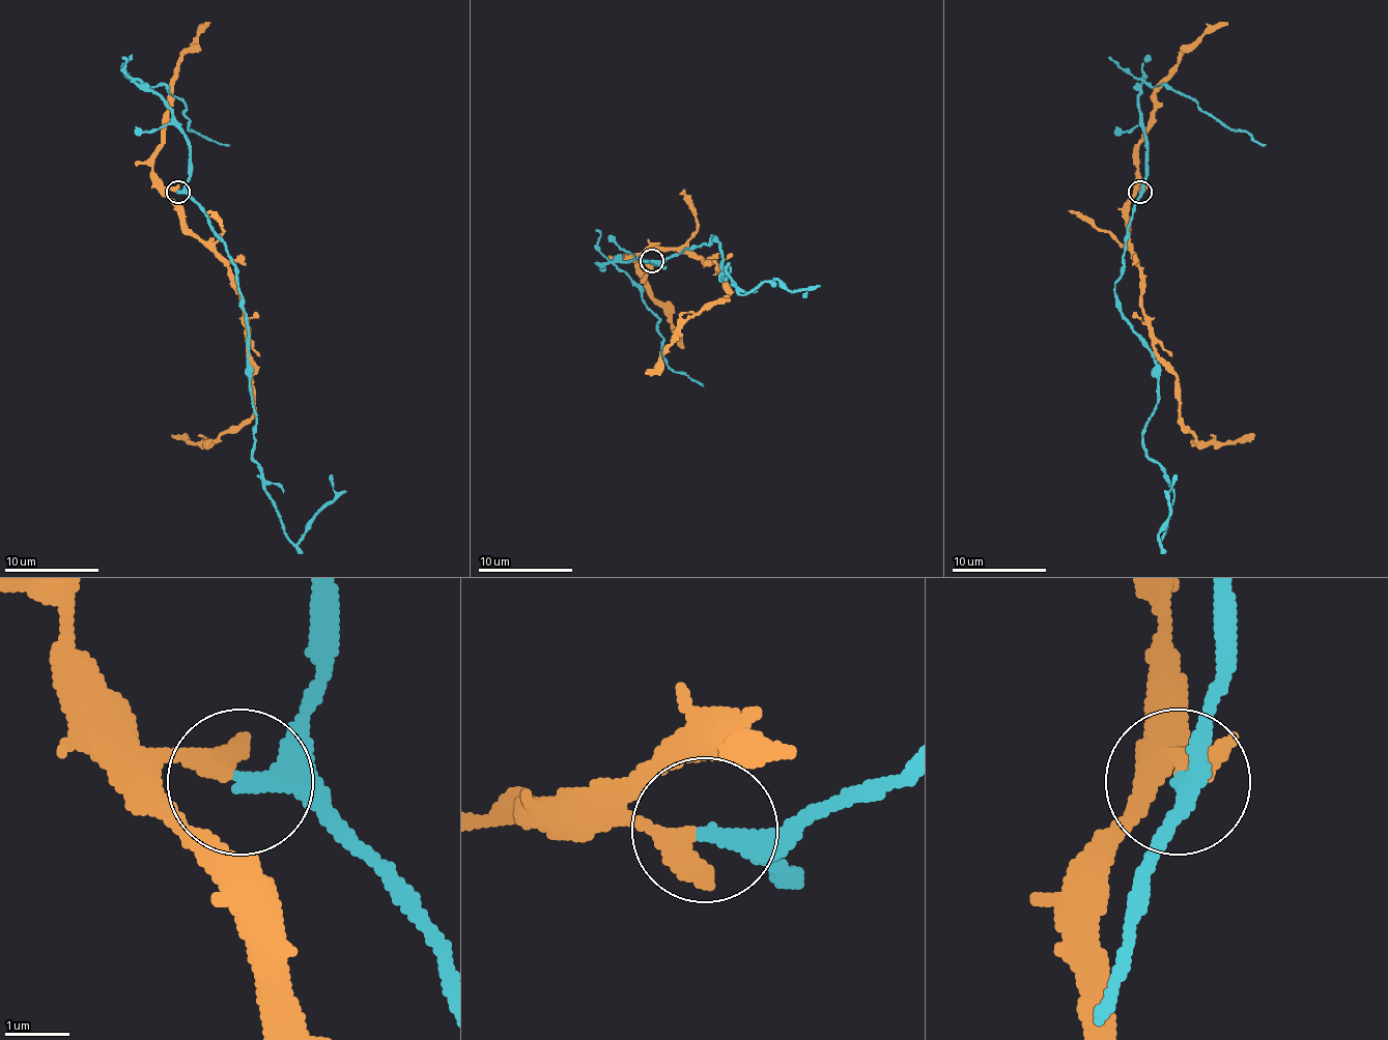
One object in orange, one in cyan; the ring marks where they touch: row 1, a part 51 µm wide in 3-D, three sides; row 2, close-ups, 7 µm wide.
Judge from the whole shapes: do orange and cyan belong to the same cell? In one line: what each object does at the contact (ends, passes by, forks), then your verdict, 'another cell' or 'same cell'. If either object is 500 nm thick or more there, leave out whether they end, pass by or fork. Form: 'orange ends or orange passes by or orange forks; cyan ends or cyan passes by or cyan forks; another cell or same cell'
orange ends; cyan passes by; another cell

